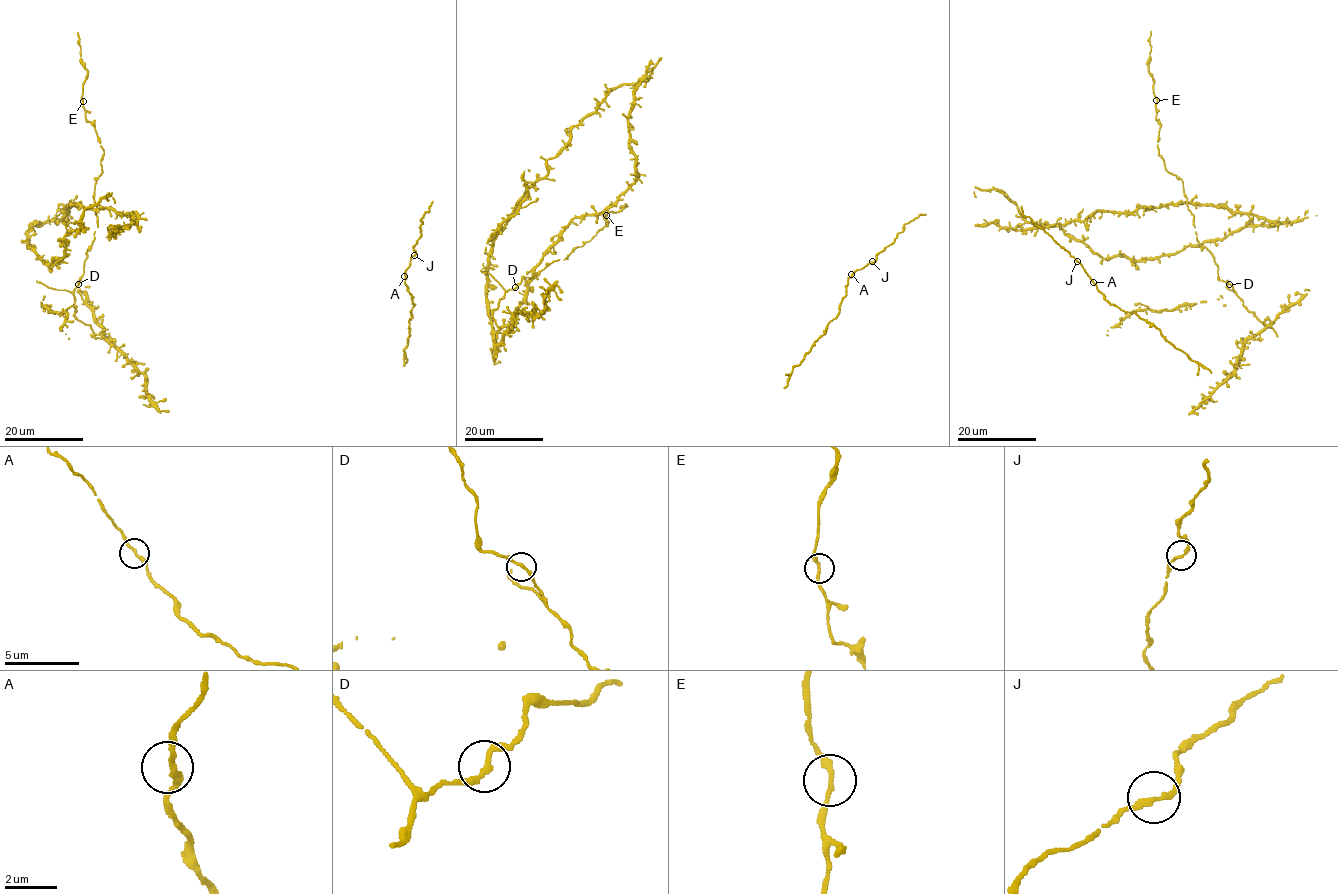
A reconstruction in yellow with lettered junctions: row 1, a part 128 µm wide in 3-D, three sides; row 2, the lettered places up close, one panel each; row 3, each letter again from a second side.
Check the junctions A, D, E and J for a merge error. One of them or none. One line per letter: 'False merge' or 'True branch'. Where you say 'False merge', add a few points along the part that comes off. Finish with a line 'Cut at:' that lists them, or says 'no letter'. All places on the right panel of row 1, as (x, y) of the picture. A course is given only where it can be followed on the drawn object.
A: True branch
D: True branch
E: True branch
J: True branch
Cut at: no letter

